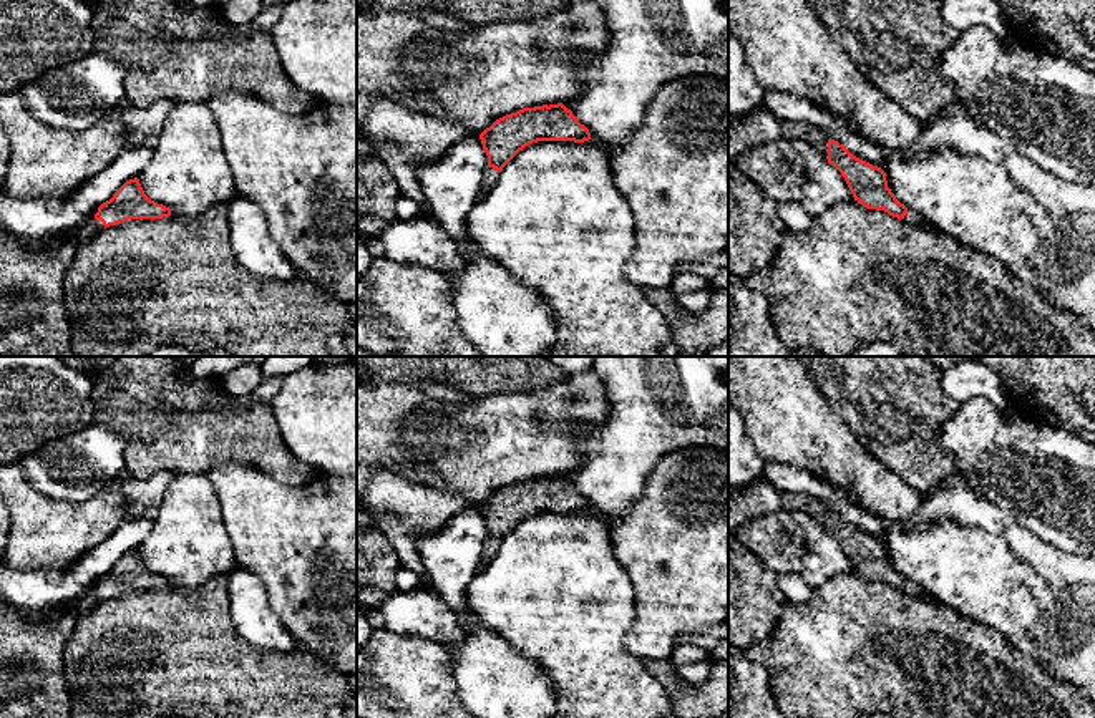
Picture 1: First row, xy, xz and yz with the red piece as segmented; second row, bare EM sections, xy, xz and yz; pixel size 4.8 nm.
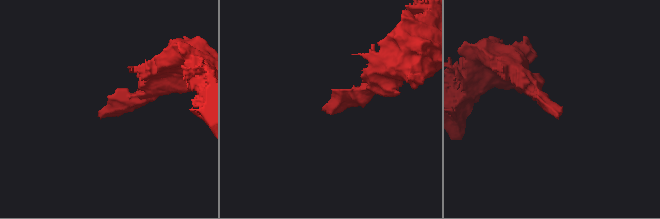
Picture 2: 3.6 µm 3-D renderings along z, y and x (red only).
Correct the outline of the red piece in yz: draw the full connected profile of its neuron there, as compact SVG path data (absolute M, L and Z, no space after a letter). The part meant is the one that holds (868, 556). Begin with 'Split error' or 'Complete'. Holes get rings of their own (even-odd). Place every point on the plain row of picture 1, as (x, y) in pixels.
Split error. M763 476L742 488L728 486L728 534L733 534L737 527L750 519L783 507L803 511L823 526L841 544L854 572L864 579L884 582L909 595L924 597L922 590L891 564L886 544L881 539L853 527L816 497L776 491Z

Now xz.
Split error. M562 474L523 479L496 491L479 506L488 527L488 539L483 547L486 565L498 552L503 539L526 517L538 512L574 512L591 511L589 501L577 492Z

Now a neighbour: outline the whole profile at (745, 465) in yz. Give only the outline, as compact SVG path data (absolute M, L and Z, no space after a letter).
M728 406L728 486L742 488L763 476L765 459L755 449L742 415Z

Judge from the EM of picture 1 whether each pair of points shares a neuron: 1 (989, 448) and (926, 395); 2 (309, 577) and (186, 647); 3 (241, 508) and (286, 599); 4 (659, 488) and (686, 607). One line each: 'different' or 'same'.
1: different
2: different
3: same
4: same

